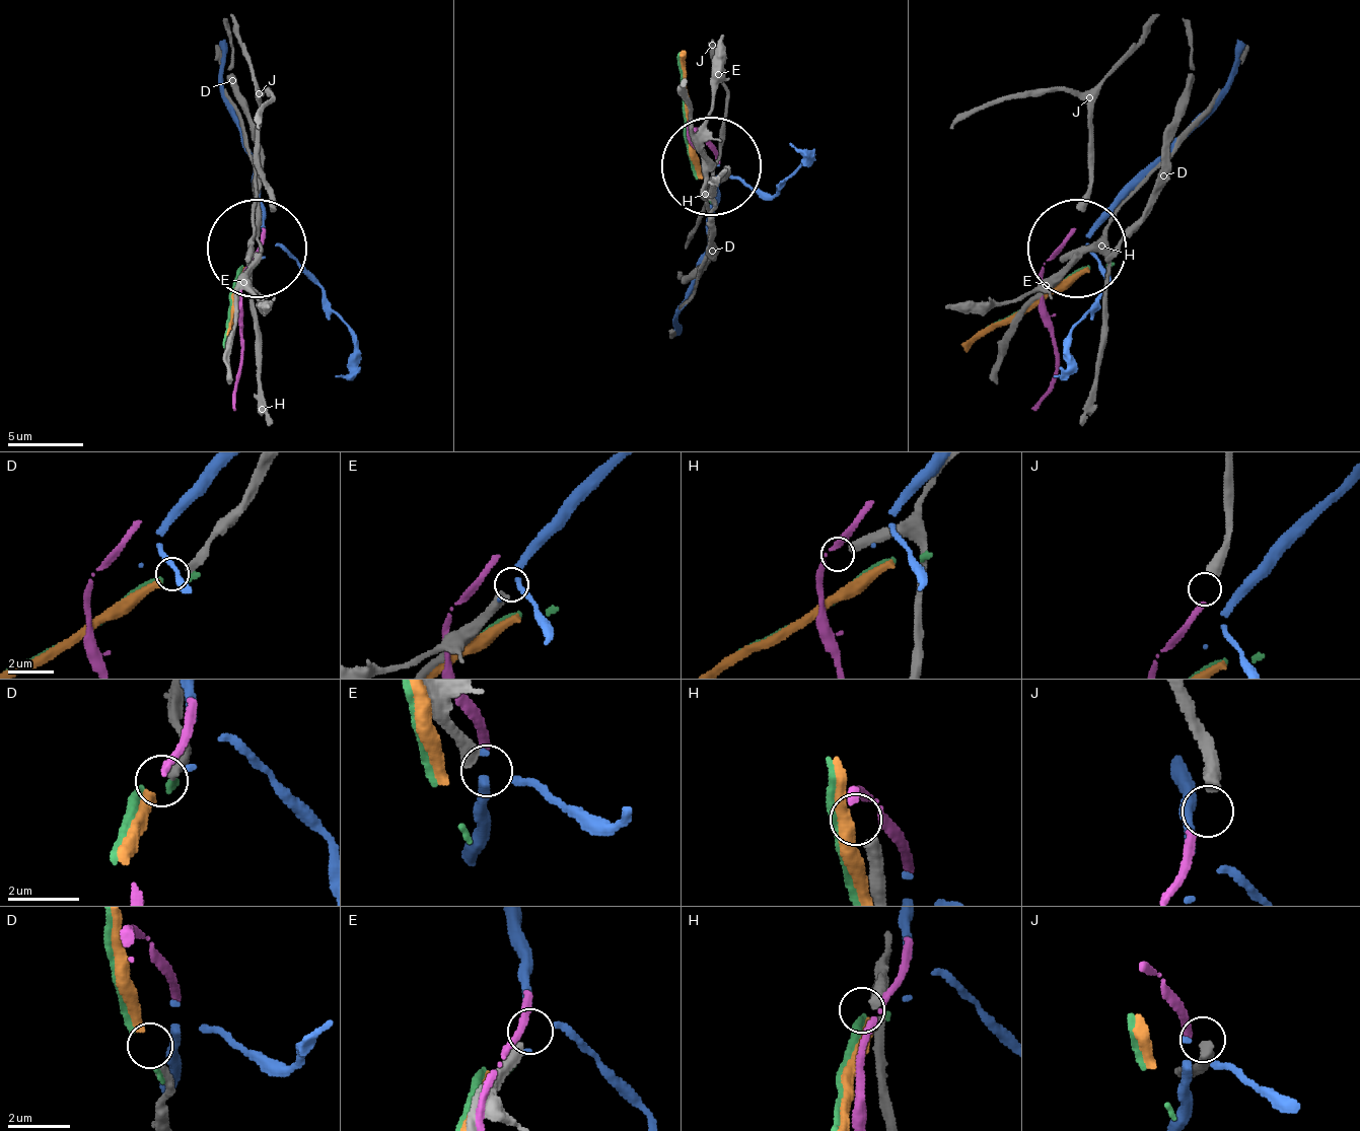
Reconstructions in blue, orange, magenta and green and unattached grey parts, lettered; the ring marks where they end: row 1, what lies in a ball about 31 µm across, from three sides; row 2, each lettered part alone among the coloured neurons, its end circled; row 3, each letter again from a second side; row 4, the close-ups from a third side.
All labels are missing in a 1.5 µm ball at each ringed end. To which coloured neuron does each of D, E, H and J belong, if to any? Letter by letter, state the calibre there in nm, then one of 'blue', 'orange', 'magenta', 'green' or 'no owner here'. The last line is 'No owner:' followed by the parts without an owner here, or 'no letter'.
D: calibre 320 nm; orange
E: calibre 400 nm; blue
H: calibre 380 nm; no owner here
J: calibre 440 nm; magenta
No owner: H

